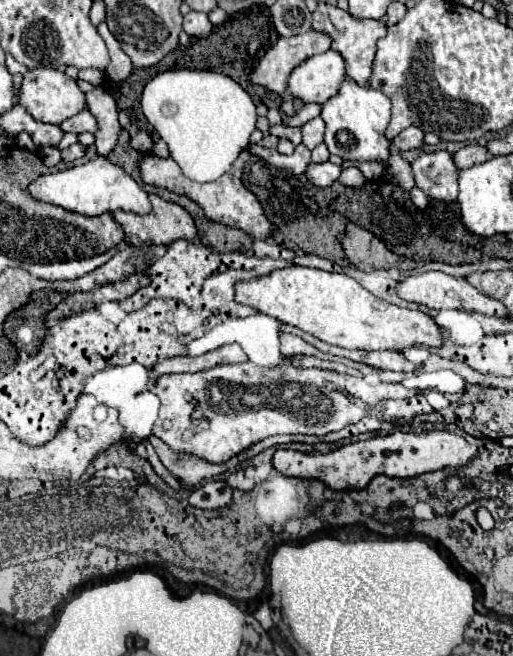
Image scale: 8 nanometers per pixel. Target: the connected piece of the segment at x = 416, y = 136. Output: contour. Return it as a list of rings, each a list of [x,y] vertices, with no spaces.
[[[407,127],[403,129],[395,139],[393,147],[399,151],[409,151],[409,149],[419,149],[423,145],[423,131],[419,127]]]

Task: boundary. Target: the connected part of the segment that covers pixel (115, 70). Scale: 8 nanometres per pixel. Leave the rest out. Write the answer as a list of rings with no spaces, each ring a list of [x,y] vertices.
[[[107,23],[97,25],[97,31],[99,31],[99,35],[103,37],[103,41],[105,41],[107,49],[109,49],[109,55],[111,55],[111,63],[109,63],[109,67],[107,67],[107,71],[105,71],[107,77],[113,79],[113,81],[125,79],[125,77],[131,73],[131,69],[133,69],[131,59],[125,55],[125,51],[123,51],[121,45],[119,45],[119,41],[111,35],[111,31],[107,29]]]

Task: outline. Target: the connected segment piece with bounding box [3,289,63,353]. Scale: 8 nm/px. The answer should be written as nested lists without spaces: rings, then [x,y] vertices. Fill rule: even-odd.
[[[33,291],[29,303],[21,307],[19,311],[9,313],[9,317],[3,323],[5,337],[15,343],[19,349],[25,349],[27,353],[37,353],[43,337],[45,337],[45,325],[43,319],[51,307],[55,307],[63,295],[59,291]]]

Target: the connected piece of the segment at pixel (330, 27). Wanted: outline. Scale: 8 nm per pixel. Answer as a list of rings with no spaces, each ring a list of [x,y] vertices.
[[[319,3],[317,9],[313,11],[313,29],[315,31],[323,31],[333,39],[331,49],[341,53],[341,57],[345,59],[345,69],[347,69],[347,77],[355,79],[361,87],[369,85],[369,77],[371,77],[371,67],[373,67],[373,57],[375,57],[375,43],[379,37],[383,37],[387,33],[387,27],[381,21],[373,21],[373,19],[355,19],[351,13],[341,11],[339,7],[327,5],[327,3]]]

